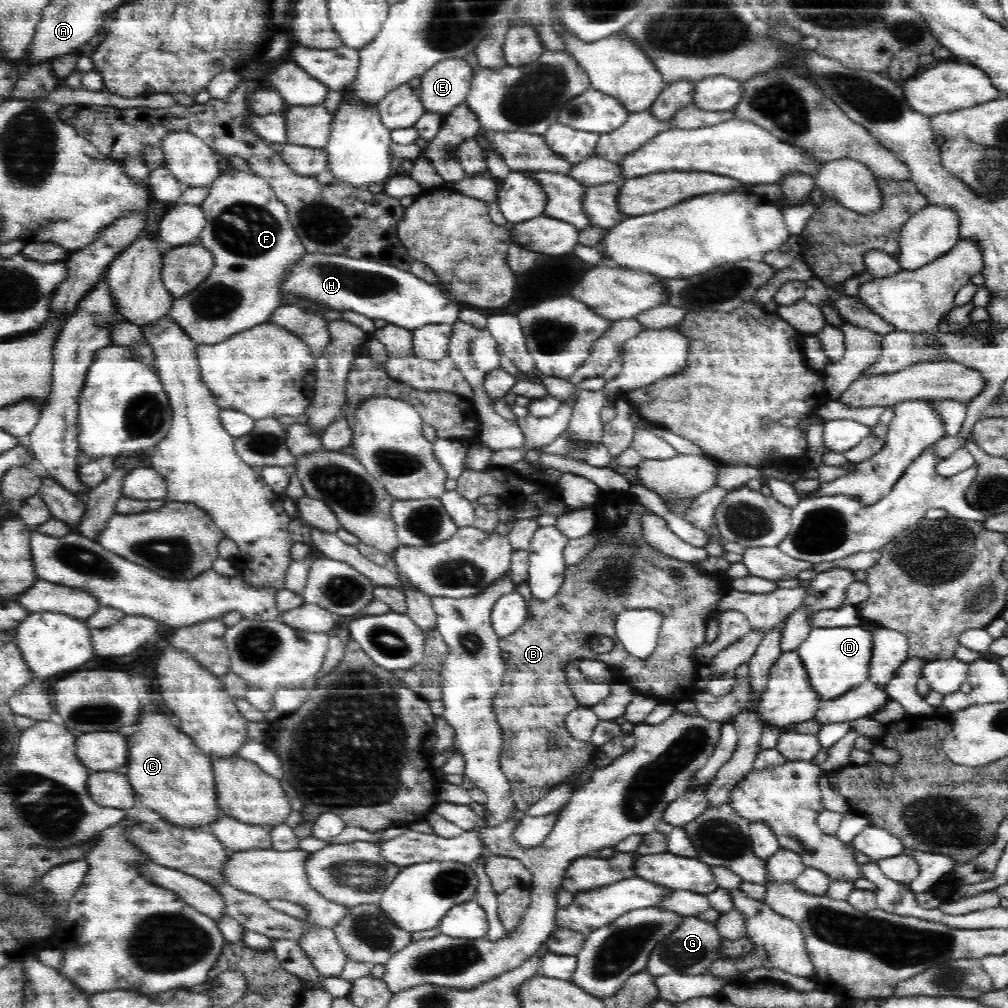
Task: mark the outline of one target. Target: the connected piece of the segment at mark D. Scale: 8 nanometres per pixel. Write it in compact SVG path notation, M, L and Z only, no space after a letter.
M858 626L816 628L810 630L806 640L798 646L804 670L808 673L808 684L820 702L834 700L847 690L869 680L869 662L872 658L872 631Z

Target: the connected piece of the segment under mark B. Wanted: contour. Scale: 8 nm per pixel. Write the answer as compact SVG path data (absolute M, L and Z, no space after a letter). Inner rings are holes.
M602 491L596 507L600 513L596 528L602 530L601 541L578 564L565 568L563 584L556 596L545 600L531 600L526 622L514 634L500 639L502 652L508 653L500 690L492 698L492 709L496 711L497 722L503 735L500 769L509 781L515 806L524 812L542 800L555 786L568 783L575 789L578 776L589 770L595 756L596 747L590 741L580 742L572 738L565 726L566 715L579 707L565 675L569 661L604 661L639 694L656 698L661 702L661 706L670 707L682 701L692 701L698 692L694 683L694 672L699 662L693 656L694 650L705 642L707 621L710 615L717 611L720 598L724 598L731 588L730 584L727 584L726 575L698 569L693 563L678 560L651 547L642 537L642 516L650 514L651 511L627 492ZM672 571L678 571L680 574L674 576ZM635 608L656 609L664 617L657 647L645 659L632 656L620 644L615 633L617 614ZM596 635L612 638L615 644L613 649L606 653L594 652L589 640L590 636ZM550 740L556 743L554 748L548 744Z

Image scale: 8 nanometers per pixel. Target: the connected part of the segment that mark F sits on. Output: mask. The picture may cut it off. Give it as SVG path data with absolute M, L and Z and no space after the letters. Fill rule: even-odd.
M224 164L217 174L216 182L212 182L208 189L208 198L201 204L207 221L199 239L212 252L215 264L208 278L194 290L190 290L187 296L173 301L169 313L175 323L198 345L215 345L233 334L266 323L283 306L280 295L282 283L285 282L285 271L307 254L304 244L288 220L286 205L276 197L274 189L265 178Z

